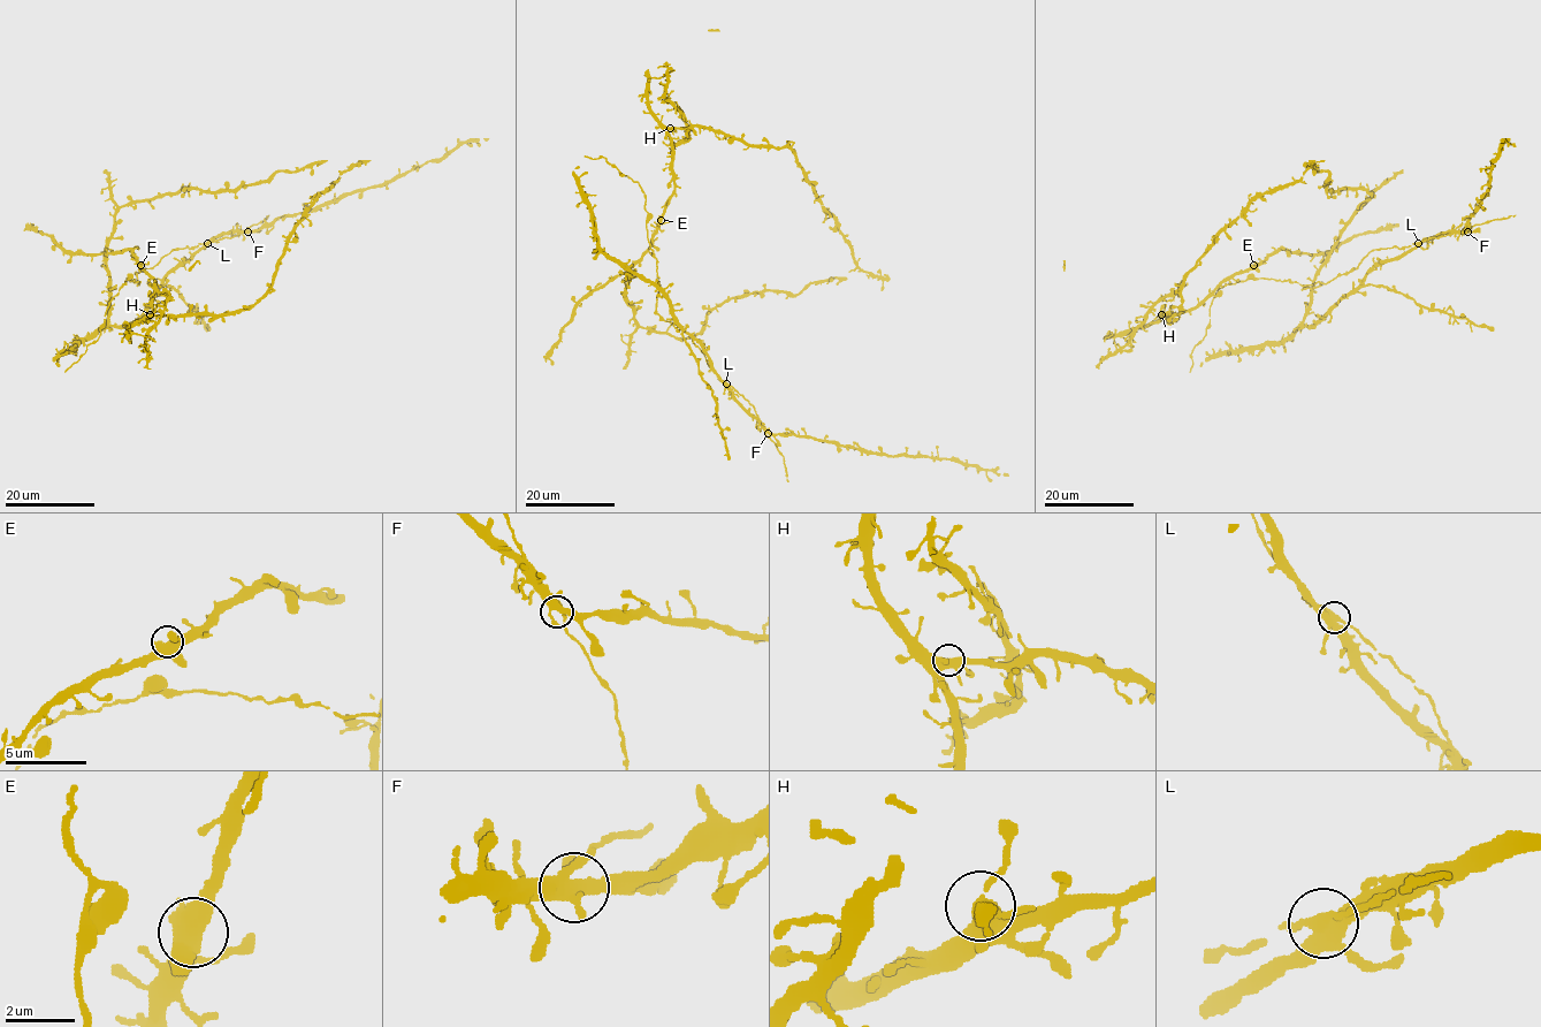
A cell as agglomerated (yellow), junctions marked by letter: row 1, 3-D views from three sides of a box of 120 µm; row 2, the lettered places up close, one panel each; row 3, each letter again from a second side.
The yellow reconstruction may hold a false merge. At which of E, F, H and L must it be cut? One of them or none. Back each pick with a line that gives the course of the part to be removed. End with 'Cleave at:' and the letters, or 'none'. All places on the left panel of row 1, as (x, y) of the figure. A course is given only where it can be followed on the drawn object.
Cleave at: none

